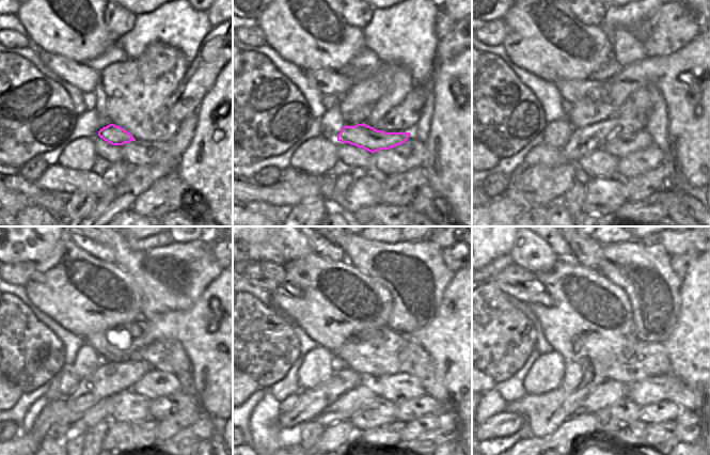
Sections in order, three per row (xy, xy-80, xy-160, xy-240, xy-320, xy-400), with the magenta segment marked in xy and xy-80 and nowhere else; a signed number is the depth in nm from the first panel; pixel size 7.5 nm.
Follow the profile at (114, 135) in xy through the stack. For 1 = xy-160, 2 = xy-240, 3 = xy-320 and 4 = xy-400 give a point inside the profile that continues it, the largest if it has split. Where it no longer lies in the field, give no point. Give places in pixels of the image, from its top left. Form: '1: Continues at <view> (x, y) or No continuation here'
1: Continues at xy-160 (620, 146)
2: Continues at xy-240 (156, 383)
3: Continues at xy-320 (397, 388)
4: Continues at xy-400 (656, 389)

